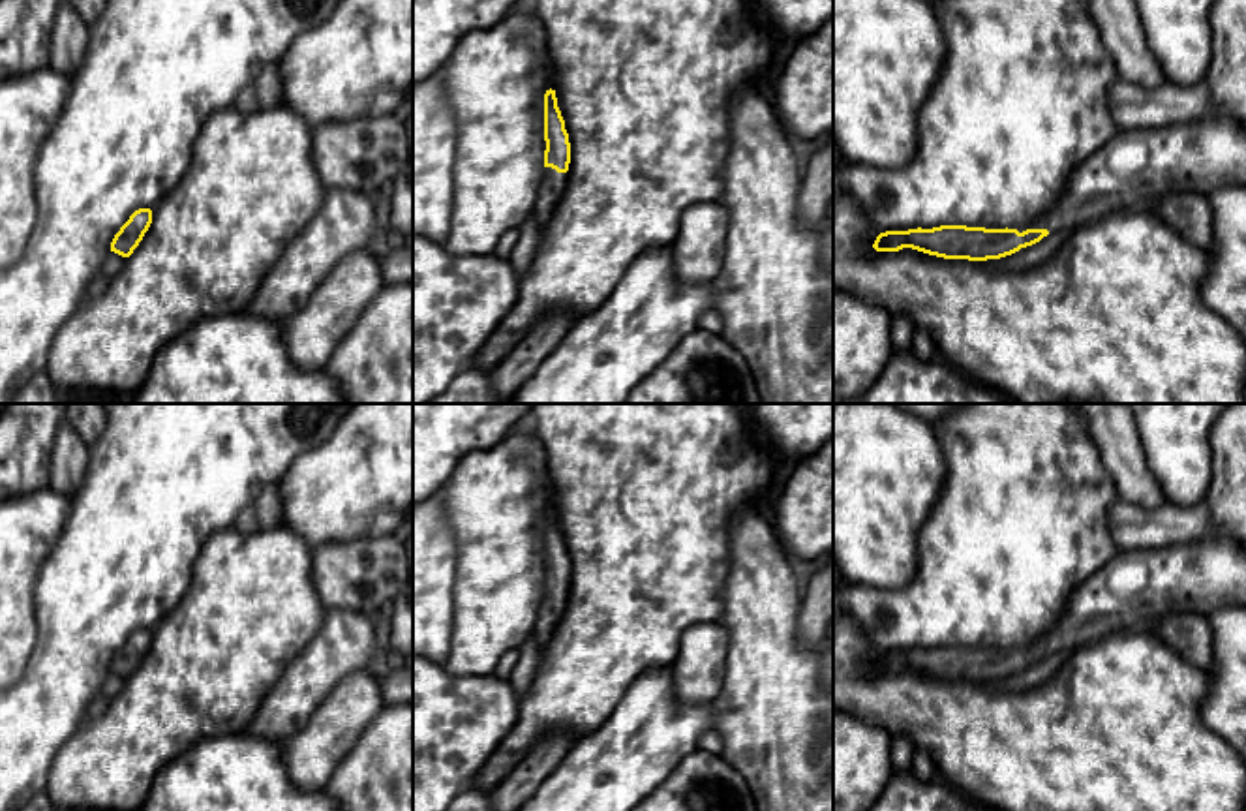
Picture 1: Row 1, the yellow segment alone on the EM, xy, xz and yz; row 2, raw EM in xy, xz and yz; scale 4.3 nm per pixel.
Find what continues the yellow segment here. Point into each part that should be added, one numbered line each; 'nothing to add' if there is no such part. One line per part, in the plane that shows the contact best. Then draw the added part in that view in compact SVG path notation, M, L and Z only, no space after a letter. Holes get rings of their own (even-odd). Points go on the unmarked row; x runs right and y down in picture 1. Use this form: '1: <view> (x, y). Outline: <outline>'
1: xz (552, 607). Outline: M544 588L544 597L542 597L539 620L535 625L535 636L539 642L539 655L550 644L550 640L555 633L555 627L561 621L565 606L567 606L567 593L557 593L552 588Z

